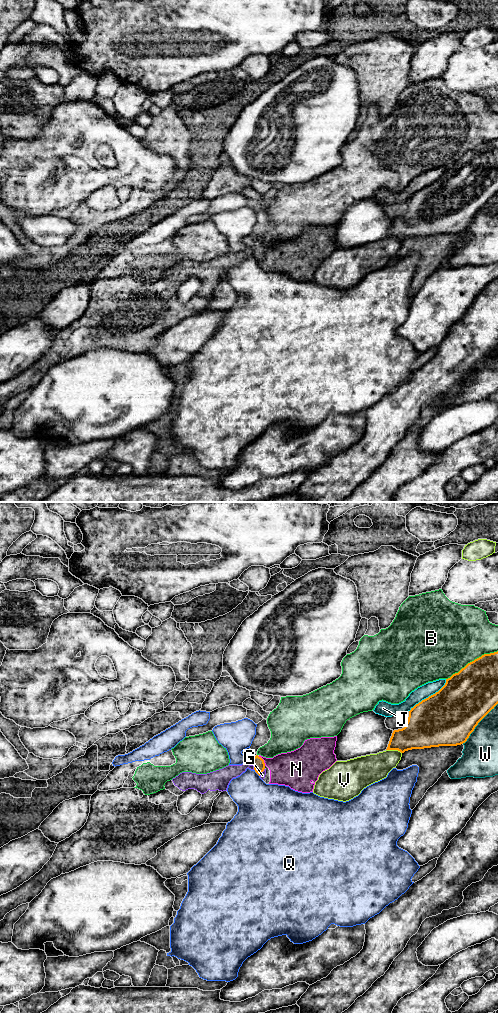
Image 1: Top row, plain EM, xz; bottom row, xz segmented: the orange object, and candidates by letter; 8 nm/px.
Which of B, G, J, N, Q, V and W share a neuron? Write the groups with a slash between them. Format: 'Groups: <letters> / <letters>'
Groups: B / G N / J / Q / V / W

